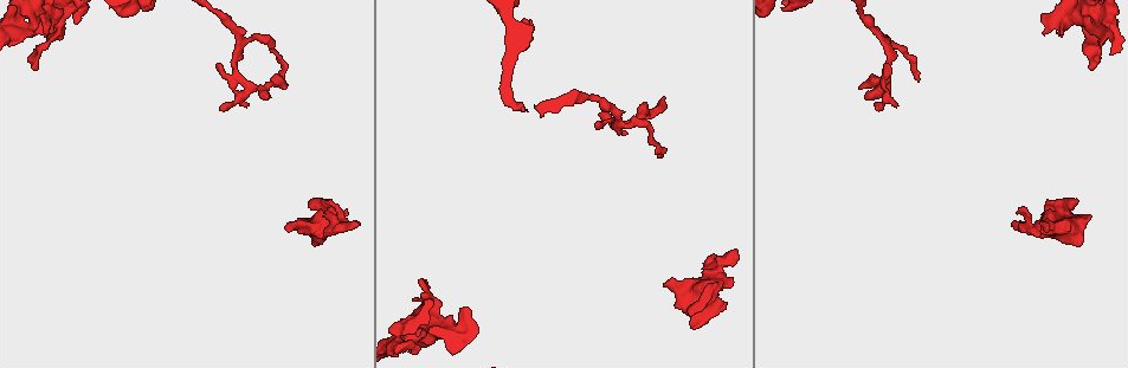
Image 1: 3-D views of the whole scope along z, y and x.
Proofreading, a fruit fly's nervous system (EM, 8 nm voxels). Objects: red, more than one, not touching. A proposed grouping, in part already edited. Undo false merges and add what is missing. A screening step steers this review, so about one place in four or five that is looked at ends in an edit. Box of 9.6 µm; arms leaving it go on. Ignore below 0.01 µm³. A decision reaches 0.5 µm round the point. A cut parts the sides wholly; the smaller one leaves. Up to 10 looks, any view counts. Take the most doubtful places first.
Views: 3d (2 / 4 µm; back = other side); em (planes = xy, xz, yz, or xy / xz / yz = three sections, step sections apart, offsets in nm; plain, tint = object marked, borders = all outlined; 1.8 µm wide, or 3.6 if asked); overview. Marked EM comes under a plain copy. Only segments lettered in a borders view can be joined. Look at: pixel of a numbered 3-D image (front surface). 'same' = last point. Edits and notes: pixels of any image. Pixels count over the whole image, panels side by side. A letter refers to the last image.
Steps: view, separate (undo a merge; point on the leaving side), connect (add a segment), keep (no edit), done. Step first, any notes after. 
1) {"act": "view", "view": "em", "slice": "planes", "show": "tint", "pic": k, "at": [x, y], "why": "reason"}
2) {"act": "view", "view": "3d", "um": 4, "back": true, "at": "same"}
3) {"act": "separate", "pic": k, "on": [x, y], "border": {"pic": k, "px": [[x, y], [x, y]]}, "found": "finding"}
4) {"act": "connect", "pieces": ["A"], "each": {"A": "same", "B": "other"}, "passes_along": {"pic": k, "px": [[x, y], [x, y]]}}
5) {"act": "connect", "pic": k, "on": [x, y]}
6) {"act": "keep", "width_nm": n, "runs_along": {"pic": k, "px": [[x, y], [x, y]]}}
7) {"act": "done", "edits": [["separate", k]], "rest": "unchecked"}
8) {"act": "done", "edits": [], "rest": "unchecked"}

{"act": "view", "view": "3d", "um": 2, "pic": 1, "at": [860, 85], "why": "thin end"}

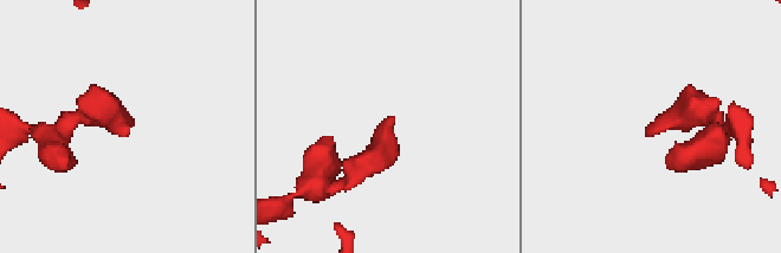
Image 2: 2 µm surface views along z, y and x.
{"act": "view", "view": "em", "slice": "xz", "step": 16, "show": "borders", "pic": 2, "at": [646, 130], "why": "now the EM"}

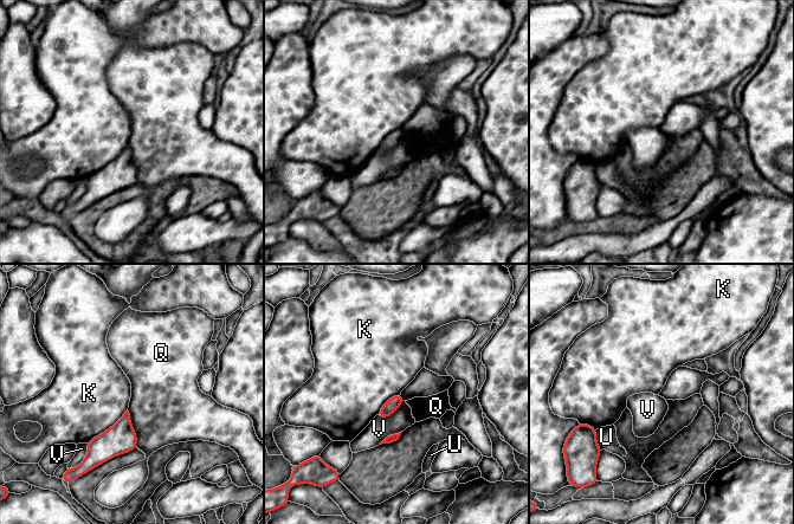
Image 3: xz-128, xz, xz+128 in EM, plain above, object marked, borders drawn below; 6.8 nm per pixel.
{"act": "keep", "width_nm": 90, "each": {"K": "other", "Q": "other", "U": "other", "V": "other"}, "border": {"pic": 3, "px": [[127, 409], [111, 426], [85, 442]]}, "found": "no lettered segment goes on from it"}

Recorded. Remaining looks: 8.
{"act": "view", "view": "3d", "um": 4, "pic": 1, "at": [724, 305], "why": "thick end"}

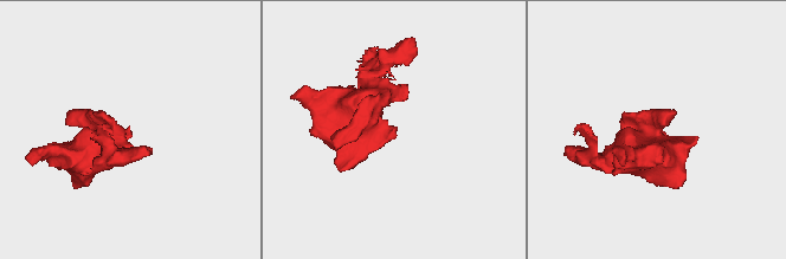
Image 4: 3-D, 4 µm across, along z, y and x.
{"act": "view", "view": "em", "slice": "planes", "show": "tint", "pic": 4, "at": [131, 131], "why": "need the tissue"}

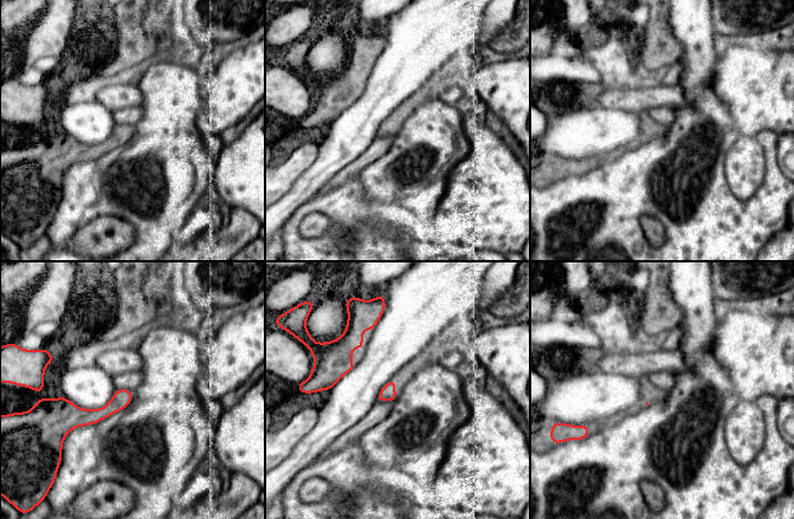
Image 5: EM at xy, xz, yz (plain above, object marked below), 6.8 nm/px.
{"act": "view", "view": "em", "slice": "planes", "show": "borders", "at": "same", "why": "see the neighbours"}

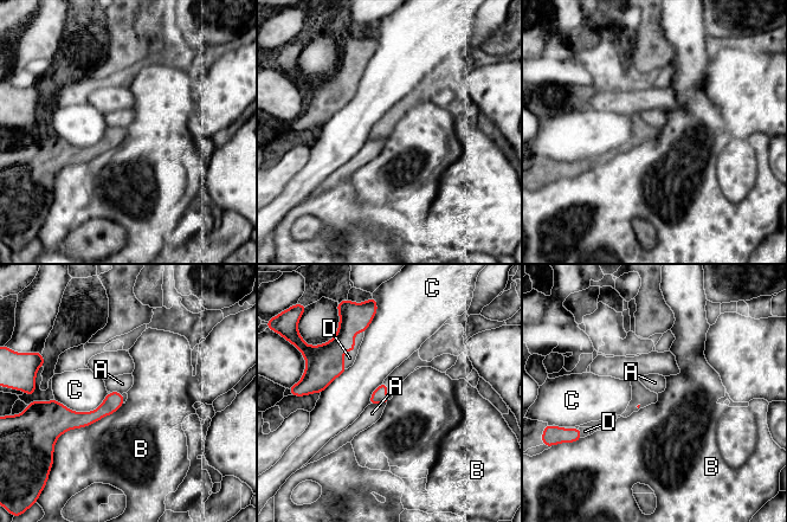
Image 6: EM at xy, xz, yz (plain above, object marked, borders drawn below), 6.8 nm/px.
{"act": "connect", "pieces": ["D"], "each": {"A": "other", "B": "other", "C": "other", "D": "same"}, "passes_along": {"pic": 6, "px": [[324, 362], [353, 350], [349, 358]]}, "found": "it goes on there"}

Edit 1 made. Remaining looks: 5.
{"act": "view", "view": "overview"}

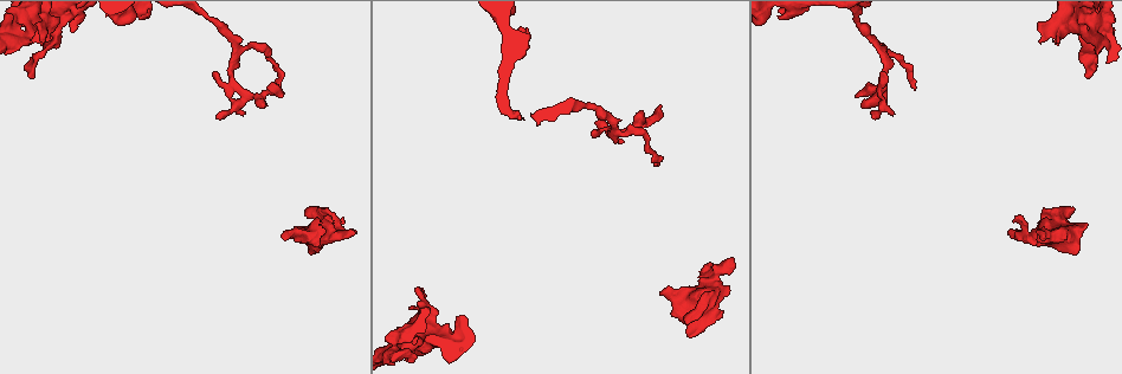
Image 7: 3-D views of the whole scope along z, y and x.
{"act": "view", "view": "3d", "um": 4, "pic": 7, "at": [217, 119], "why": "an open end"}

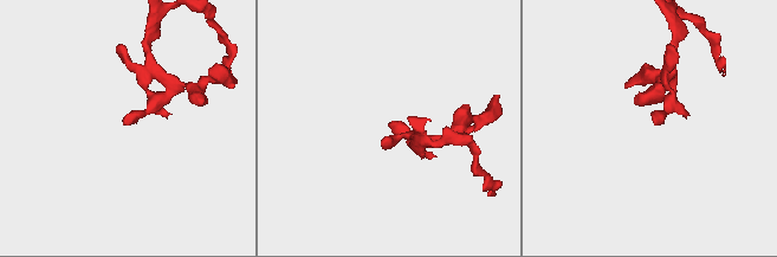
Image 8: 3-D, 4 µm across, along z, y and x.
{"act": "view", "view": "em", "slice": "yz", "step": 16, "show": "tint", "pic": 8, "at": [391, 123], "why": "now the EM"}

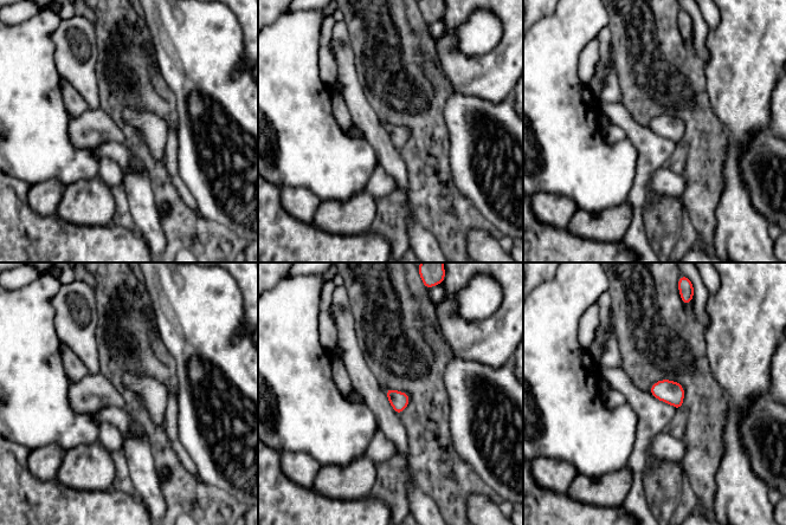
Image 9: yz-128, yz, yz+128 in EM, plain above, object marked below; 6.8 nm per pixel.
{"act": "view", "view": "em", "slice": "planes", "show": "borders", "at": "same"}

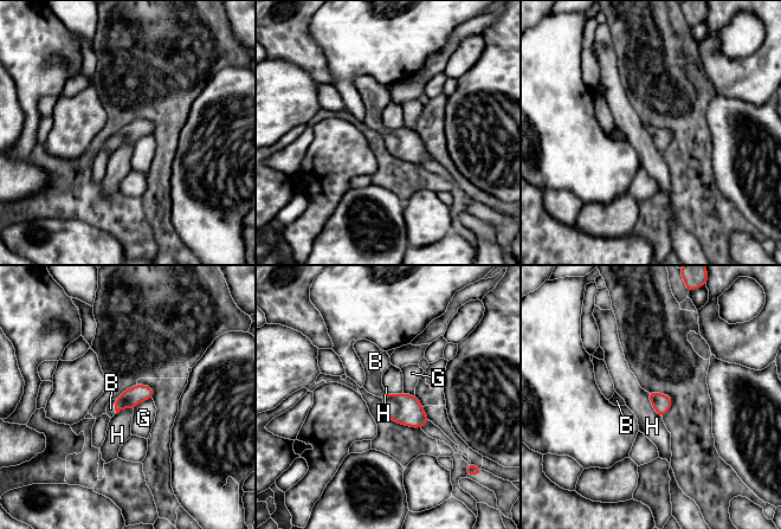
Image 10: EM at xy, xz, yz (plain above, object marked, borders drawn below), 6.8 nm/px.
{"act": "keep", "width_nm": 120, "each": {"B": "other", "G": "other", "H": "other"}, "found": "none of them fits"}

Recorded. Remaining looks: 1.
{"act": "done", "edits": [["connect", 6]], "rest": "unchecked"}

